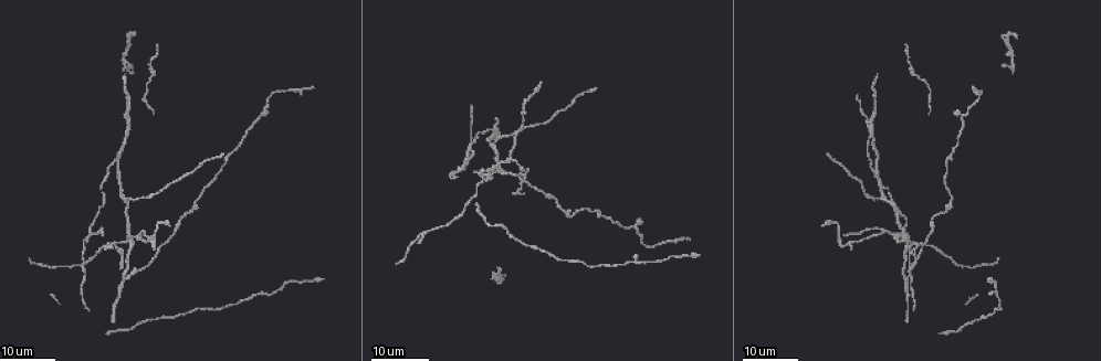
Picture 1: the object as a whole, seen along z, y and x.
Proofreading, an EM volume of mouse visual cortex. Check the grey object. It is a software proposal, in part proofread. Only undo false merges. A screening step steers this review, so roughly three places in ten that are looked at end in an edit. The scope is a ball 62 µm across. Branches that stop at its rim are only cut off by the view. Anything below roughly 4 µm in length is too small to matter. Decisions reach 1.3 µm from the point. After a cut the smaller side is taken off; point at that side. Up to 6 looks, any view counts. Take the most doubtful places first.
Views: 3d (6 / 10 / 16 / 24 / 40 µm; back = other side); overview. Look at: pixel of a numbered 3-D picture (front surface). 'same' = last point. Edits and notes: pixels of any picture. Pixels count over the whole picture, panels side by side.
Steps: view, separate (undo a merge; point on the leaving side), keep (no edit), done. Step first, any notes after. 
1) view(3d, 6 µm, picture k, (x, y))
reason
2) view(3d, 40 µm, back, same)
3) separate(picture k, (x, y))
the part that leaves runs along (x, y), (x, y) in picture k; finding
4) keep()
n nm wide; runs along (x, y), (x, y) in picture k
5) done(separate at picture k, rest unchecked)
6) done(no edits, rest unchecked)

view(3d, 16 µm, picture 1, (126, 136))

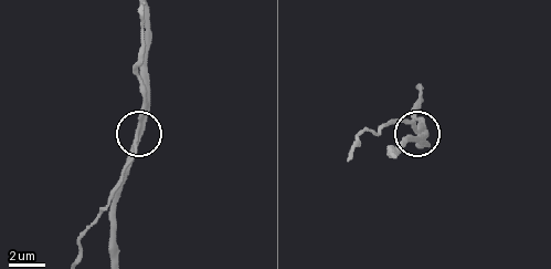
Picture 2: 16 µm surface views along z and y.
view(3d, 6 µm, picture 2, (137, 127))

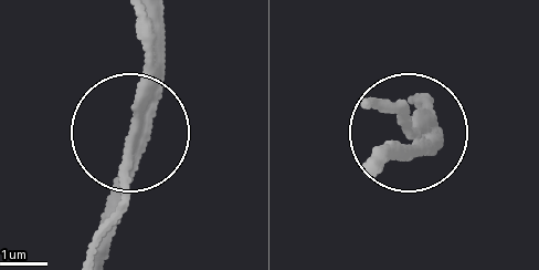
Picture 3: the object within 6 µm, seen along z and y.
keep()
all the same neuron

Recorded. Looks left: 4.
view(3d, 16 µm, picture 1, (462, 166))
three-way junction

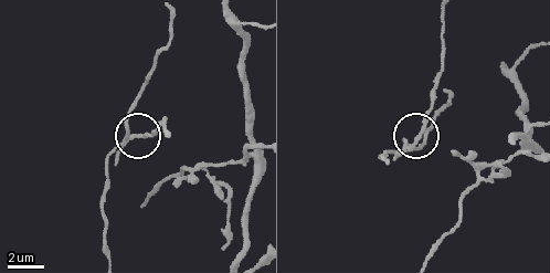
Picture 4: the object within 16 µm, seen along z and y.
view(3d, 10 µm, picture 4, (137, 134))
zoom in

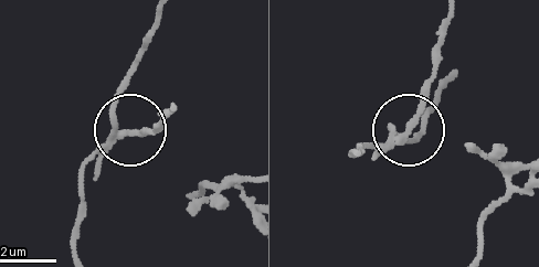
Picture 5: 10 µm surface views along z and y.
view(3d, 10 µm, back, picture 5, (405, 129))

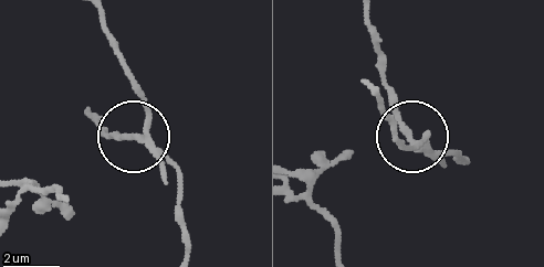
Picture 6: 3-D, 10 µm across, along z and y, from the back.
separate(picture 6, (121, 138))
3 arms; the part that leaves runs along (428, 150), (399, 110), (368, 18) in picture 6; two neurons meet here

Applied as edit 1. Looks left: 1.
done(separate at picture 6, rest unchecked)

